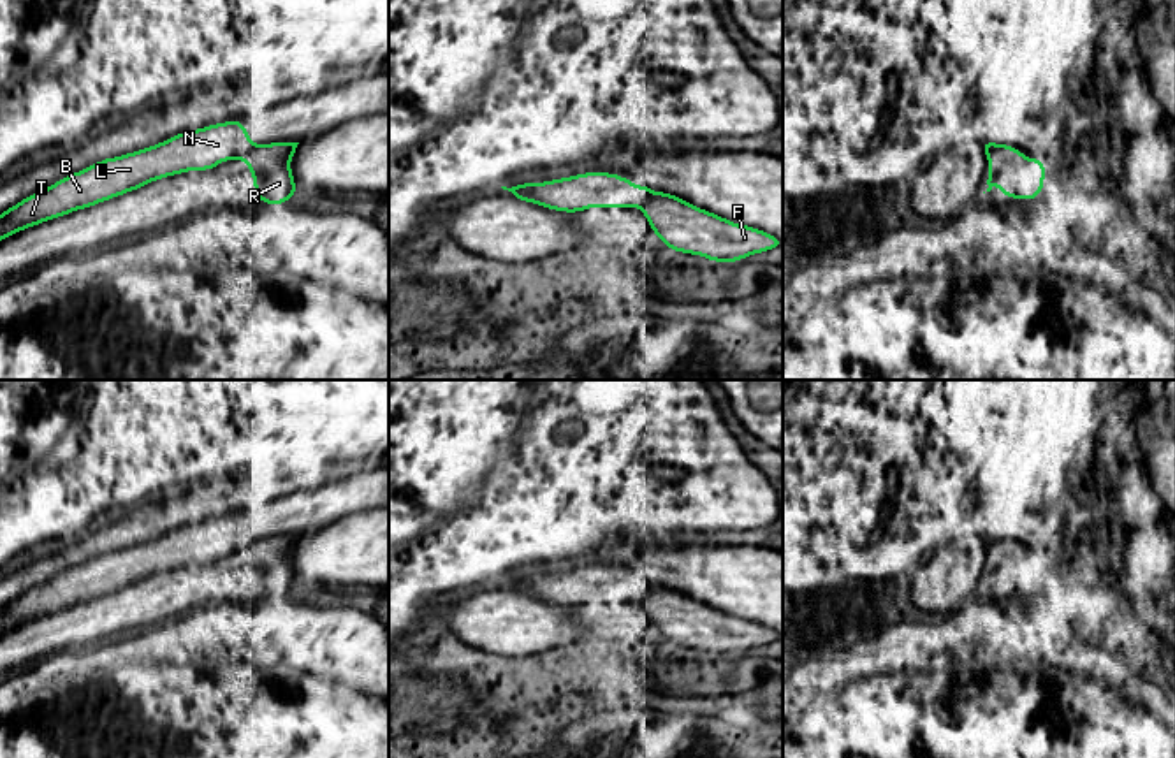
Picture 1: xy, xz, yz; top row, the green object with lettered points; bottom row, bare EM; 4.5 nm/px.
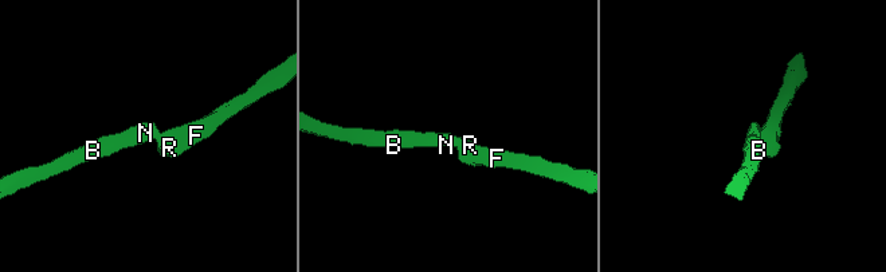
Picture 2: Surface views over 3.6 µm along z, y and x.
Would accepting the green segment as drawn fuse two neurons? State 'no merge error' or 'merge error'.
merge error

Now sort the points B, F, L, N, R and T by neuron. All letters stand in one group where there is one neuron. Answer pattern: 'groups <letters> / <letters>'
groups B L N T / F R

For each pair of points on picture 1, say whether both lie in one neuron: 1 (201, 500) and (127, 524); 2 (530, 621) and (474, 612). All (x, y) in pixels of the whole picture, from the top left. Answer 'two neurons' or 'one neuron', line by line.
1: one neuron
2: one neuron

